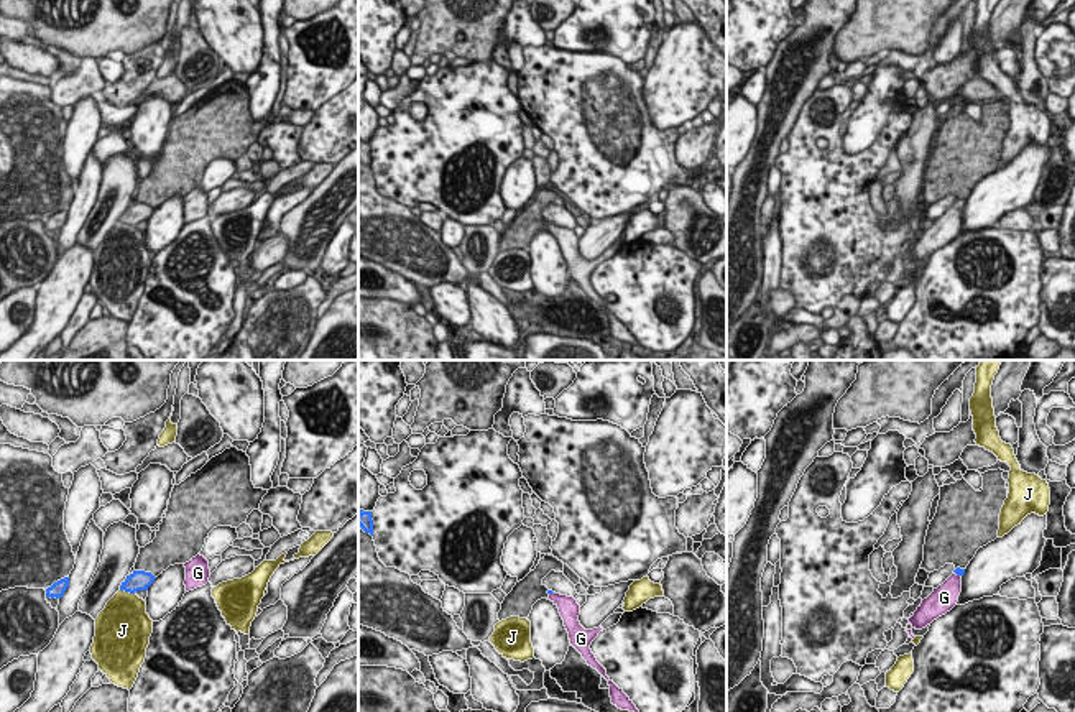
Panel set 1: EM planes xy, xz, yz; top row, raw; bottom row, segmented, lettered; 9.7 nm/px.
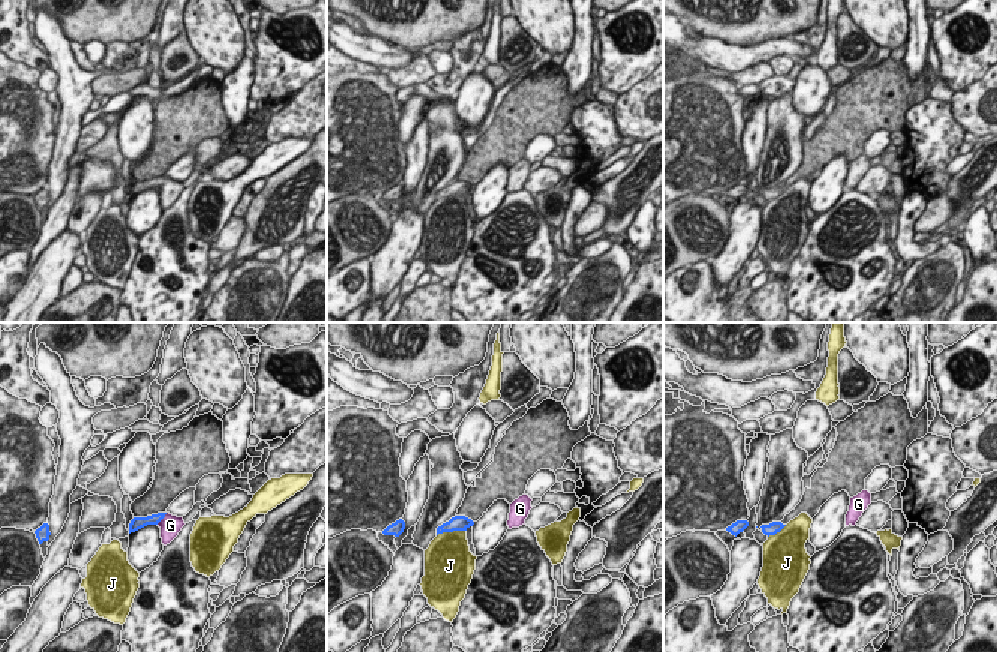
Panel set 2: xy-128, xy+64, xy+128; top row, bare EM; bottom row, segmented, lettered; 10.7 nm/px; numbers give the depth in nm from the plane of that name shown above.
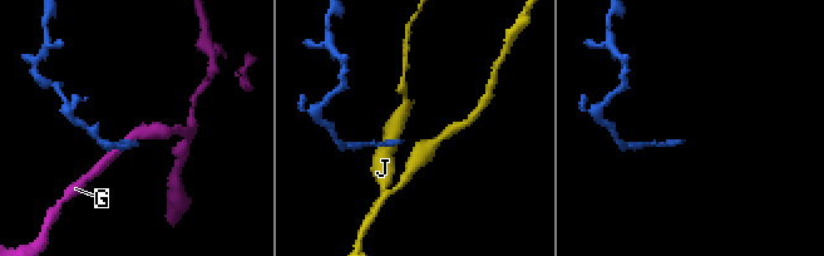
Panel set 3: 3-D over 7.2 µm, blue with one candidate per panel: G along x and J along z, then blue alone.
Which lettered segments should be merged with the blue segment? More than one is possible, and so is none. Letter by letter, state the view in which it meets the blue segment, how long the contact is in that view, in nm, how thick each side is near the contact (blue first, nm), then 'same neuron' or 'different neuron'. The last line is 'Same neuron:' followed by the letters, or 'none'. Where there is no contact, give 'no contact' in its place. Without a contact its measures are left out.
G: yz | 100 nm | 70/240 nm | same neuron
J: xy | 150 nm | 190/420 nm | different neuron
Same neuron: G

